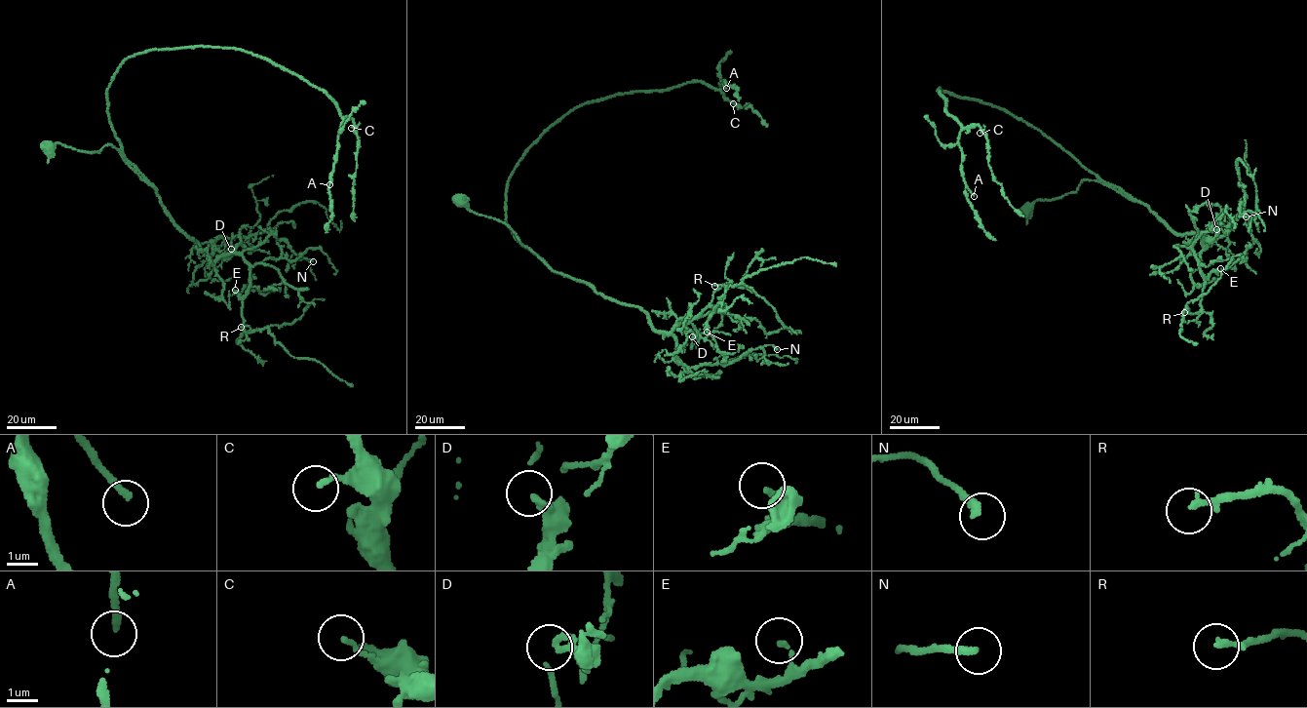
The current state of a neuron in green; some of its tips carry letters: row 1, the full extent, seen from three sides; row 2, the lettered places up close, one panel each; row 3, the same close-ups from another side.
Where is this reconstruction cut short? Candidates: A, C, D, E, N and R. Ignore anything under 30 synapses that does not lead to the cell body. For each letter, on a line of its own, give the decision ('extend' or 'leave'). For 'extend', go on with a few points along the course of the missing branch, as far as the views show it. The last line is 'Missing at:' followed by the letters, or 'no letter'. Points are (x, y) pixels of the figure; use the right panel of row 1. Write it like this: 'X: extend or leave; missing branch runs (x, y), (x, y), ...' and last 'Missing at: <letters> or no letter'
A: extend; missing branch runs (974, 196), (997, 205), (1014, 223)
C: leave
D: leave
E: leave
N: leave
R: leave
Missing at: A

